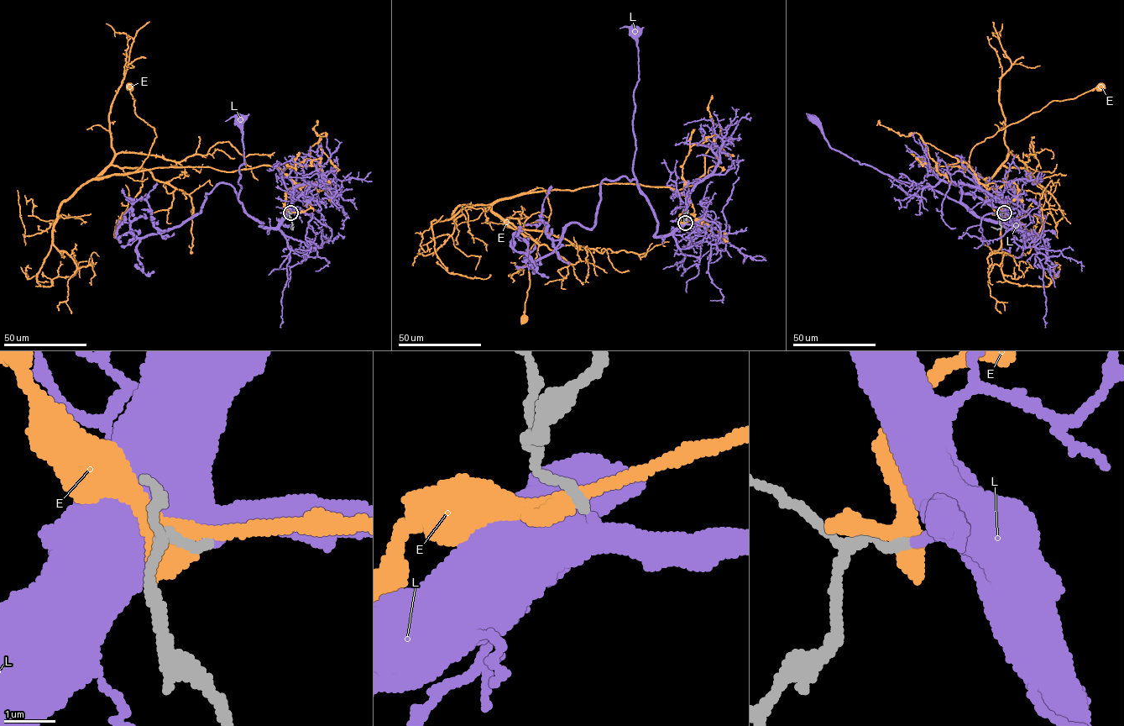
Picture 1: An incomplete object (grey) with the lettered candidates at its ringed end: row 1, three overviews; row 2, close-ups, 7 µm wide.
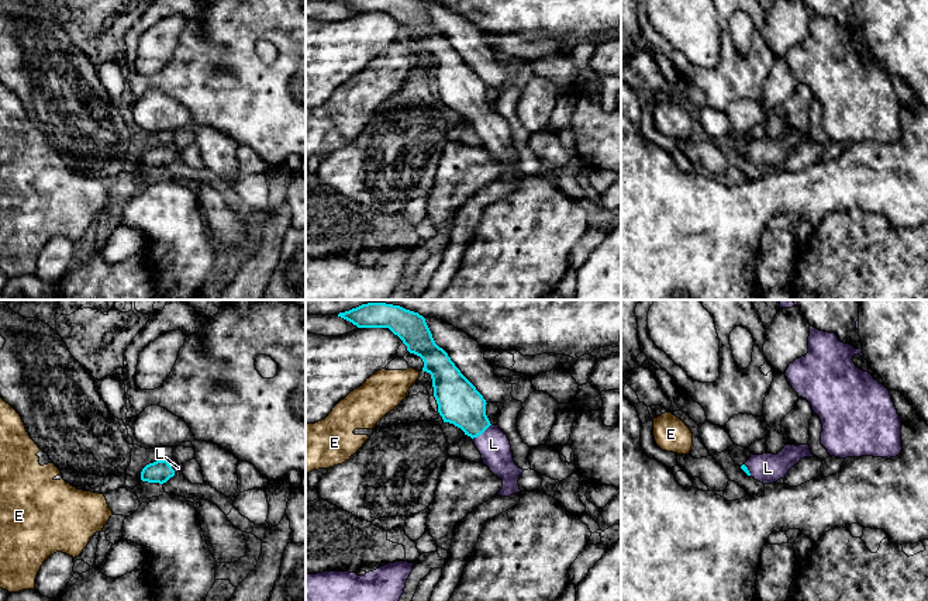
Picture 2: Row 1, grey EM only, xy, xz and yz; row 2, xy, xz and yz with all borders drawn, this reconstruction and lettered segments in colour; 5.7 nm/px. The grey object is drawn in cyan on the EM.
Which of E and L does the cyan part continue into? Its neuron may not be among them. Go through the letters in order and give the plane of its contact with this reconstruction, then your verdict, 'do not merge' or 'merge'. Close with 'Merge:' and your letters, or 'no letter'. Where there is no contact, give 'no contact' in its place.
E: no contact | do not merge
L: xz | merge
Merge: L

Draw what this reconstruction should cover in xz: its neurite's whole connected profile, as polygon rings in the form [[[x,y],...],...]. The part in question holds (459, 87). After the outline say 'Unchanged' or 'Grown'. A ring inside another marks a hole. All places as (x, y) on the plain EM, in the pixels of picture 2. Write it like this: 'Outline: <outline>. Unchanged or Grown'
Outline: [[[338,0],[358,13],[389,13],[407,31],[410,38],[424,46],[422,56],[431,59],[434,82],[444,107],[460,113],[473,124],[483,149],[503,165],[499,177],[510,182],[520,177],[522,159],[513,142],[507,120],[491,110],[486,100],[486,84],[460,58],[448,38],[439,32],[422,0]]]. Grown

